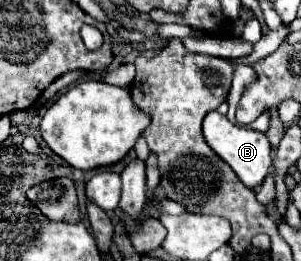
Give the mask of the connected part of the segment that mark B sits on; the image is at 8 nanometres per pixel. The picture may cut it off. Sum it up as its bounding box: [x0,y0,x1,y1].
[204,111,272,189]

